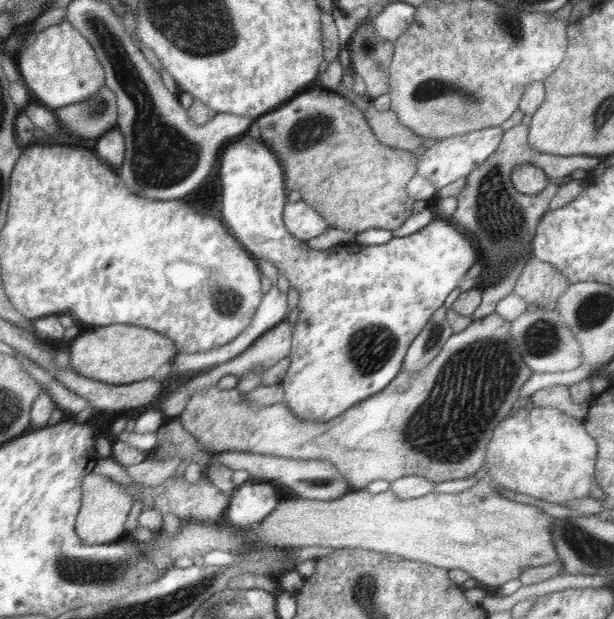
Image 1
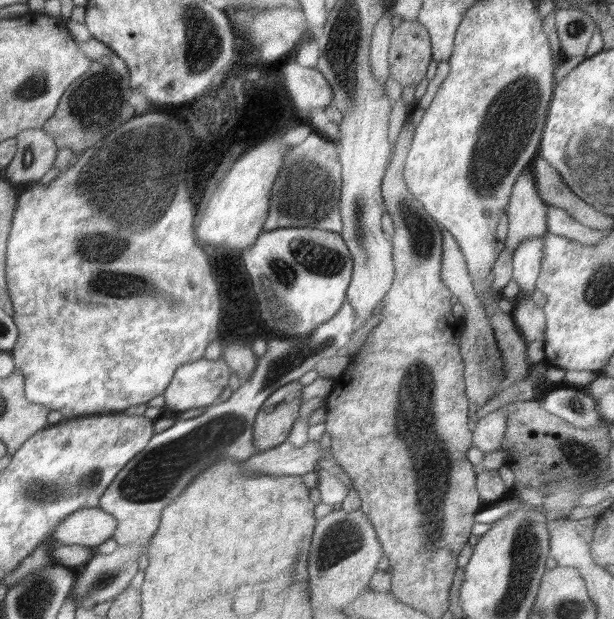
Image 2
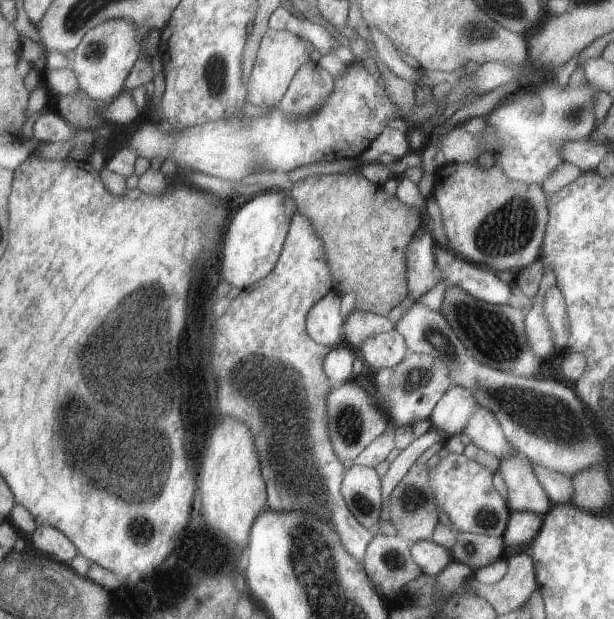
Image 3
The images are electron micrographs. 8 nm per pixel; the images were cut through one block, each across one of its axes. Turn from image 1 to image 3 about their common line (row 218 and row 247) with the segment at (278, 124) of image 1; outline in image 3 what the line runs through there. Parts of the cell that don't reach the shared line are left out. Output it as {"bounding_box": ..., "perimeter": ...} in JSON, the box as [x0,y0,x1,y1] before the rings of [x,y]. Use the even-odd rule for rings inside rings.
{"bounding_box":[291,170,424,317],"perimeter":[[[360,170],[310,175],[294,182],[291,196],[298,212],[308,218],[324,243],[333,278],[332,289],[340,291],[343,296],[353,292],[356,311],[370,311],[387,317],[392,308],[408,297],[405,250],[411,236],[424,225],[420,209],[403,204],[397,197],[389,197],[384,186],[370,182]]]}

